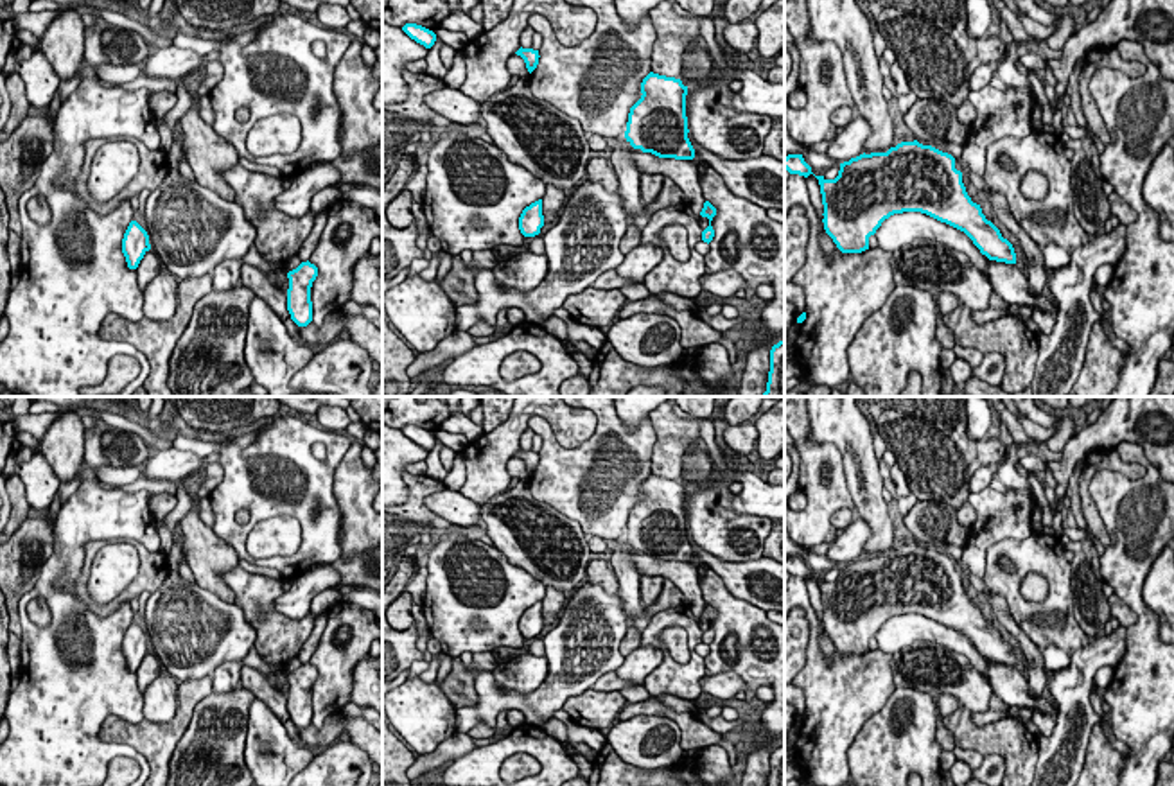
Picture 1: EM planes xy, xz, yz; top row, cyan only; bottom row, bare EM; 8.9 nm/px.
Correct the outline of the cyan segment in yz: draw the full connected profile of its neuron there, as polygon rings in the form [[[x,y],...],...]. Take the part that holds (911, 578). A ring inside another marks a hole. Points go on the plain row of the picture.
[[[917,542],[901,544],[887,555],[871,555],[840,565],[838,578],[826,581],[815,578],[824,607],[824,632],[842,655],[869,651],[869,639],[885,621],[903,614],[921,614],[964,633],[989,662],[1016,666],[1012,646],[986,621],[980,607],[973,605],[962,585],[962,574],[955,571],[955,560]]]

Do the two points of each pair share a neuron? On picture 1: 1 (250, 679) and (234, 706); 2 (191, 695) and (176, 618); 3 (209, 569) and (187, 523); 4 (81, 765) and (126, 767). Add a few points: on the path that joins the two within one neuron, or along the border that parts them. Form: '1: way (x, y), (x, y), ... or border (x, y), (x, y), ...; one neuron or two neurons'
1: border (241, 684), (255, 697); two neurons
2: border (210, 675), (182, 682); two neurons
3: way (207, 558), (196, 533); one neuron
4: border (106, 765), (115, 758), (131, 758), (140, 767); two neurons

